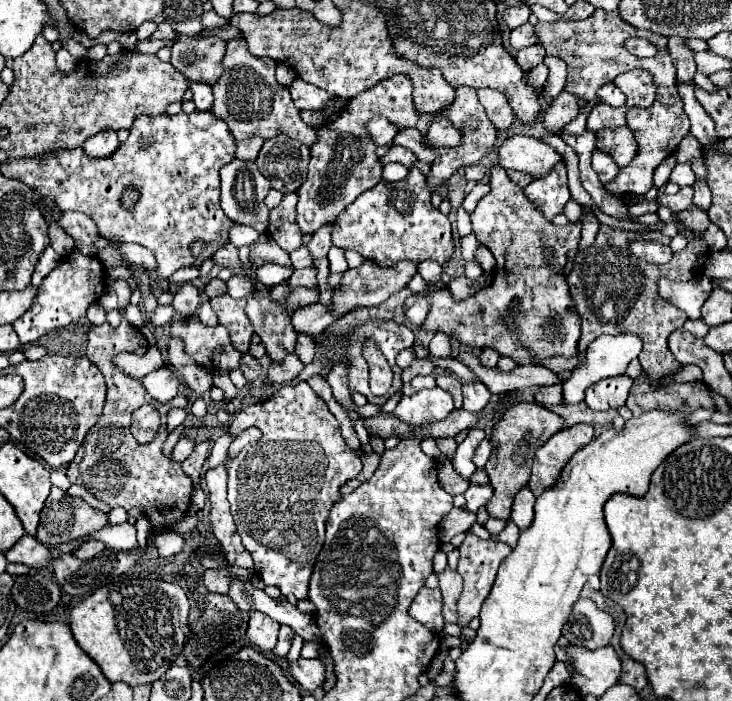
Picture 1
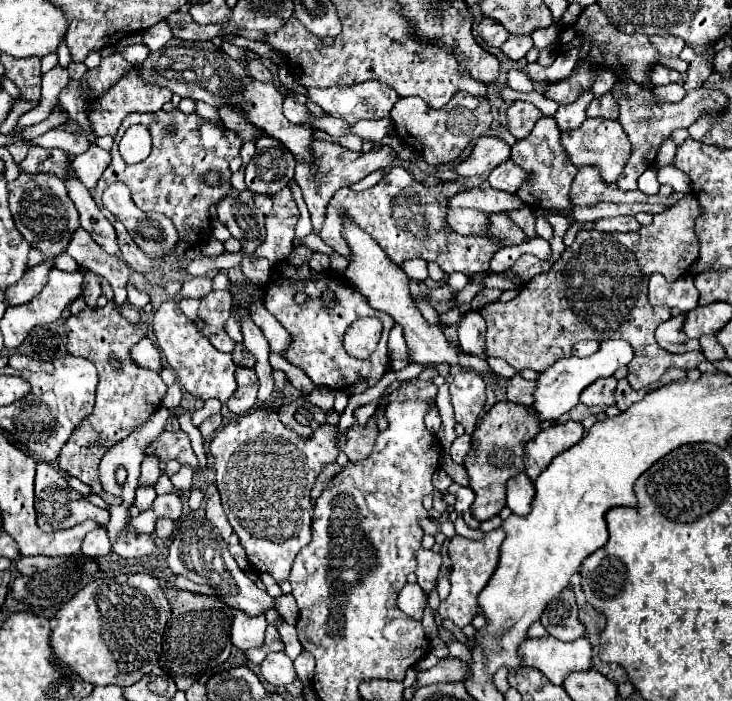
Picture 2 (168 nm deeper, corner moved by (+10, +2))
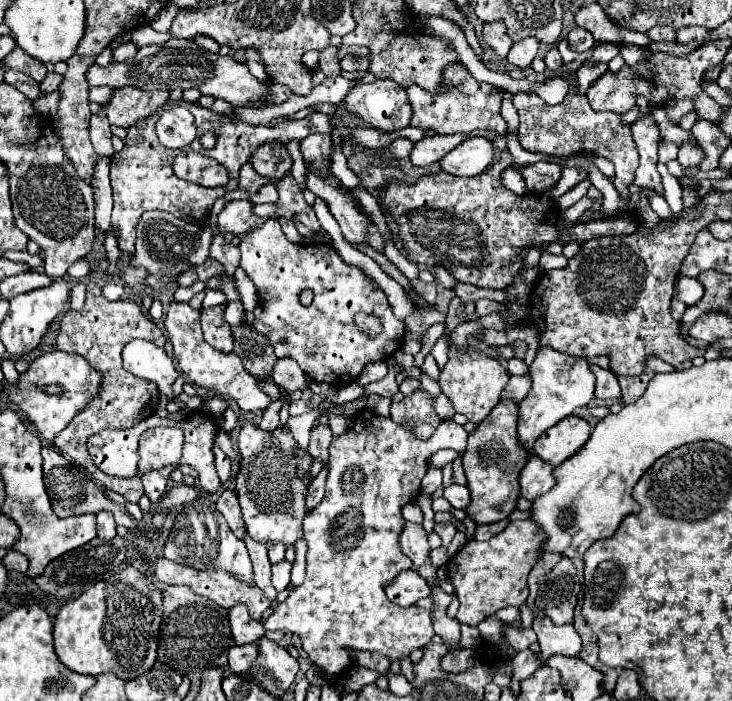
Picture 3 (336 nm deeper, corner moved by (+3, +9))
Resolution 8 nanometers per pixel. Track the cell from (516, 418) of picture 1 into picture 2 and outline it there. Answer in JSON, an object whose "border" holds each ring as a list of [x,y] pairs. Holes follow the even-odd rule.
{"border":[[[496,402],[482,418],[478,428],[472,434],[472,448],[464,462],[464,468],[470,476],[470,488],[476,494],[476,500],[470,508],[476,520],[490,520],[500,514],[506,506],[506,482],[508,478],[520,474],[524,470],[524,446],[540,432],[540,420],[530,406],[518,406],[514,402]]]}

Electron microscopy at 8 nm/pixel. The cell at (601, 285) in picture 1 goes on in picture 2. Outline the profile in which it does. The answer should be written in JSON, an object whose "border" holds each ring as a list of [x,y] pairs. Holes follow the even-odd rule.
{"border":[[[686,194],[678,204],[668,208],[662,214],[654,216],[650,226],[642,226],[638,232],[614,234],[614,232],[598,232],[598,230],[580,230],[570,248],[564,250],[560,260],[550,268],[550,272],[534,276],[522,292],[510,302],[494,302],[486,304],[480,314],[486,320],[486,354],[506,360],[518,372],[524,368],[532,368],[542,372],[552,366],[552,362],[560,358],[572,356],[572,348],[580,340],[608,340],[622,338],[628,340],[634,348],[634,358],[628,364],[628,382],[634,390],[648,388],[652,382],[658,382],[662,374],[670,368],[692,370],[704,360],[704,354],[670,354],[662,350],[654,338],[654,330],[660,322],[672,318],[670,308],[666,306],[650,306],[648,304],[648,276],[652,272],[660,272],[666,280],[678,280],[690,266],[698,260],[698,236],[694,234],[694,220],[700,214],[700,204],[694,194]]]}

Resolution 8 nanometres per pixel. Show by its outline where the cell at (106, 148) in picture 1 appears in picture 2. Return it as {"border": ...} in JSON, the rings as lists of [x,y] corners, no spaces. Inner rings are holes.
{"border":[[[90,144],[86,152],[72,158],[72,170],[88,190],[96,186],[98,178],[102,176],[108,164],[110,164],[110,152],[100,148],[98,144]]]}

